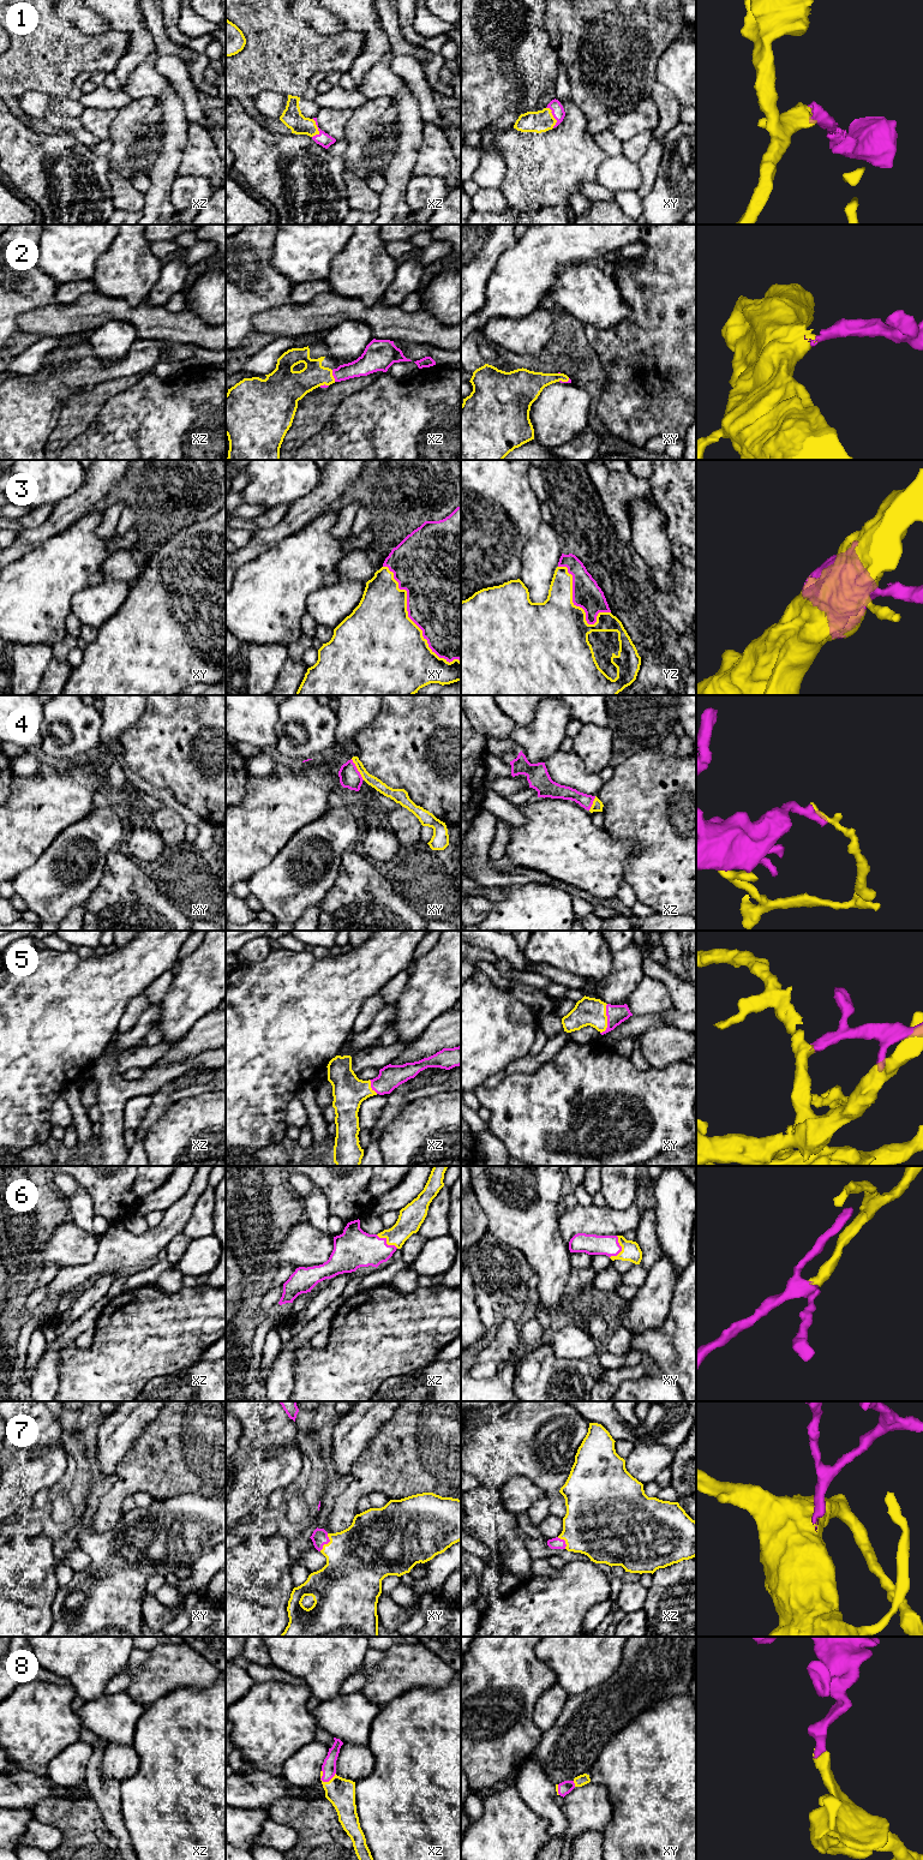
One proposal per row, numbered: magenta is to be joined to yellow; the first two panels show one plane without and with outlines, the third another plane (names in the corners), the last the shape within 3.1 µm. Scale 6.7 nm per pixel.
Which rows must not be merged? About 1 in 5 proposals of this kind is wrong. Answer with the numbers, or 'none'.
4

